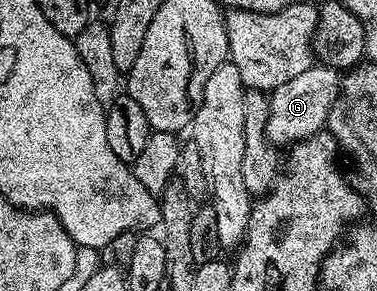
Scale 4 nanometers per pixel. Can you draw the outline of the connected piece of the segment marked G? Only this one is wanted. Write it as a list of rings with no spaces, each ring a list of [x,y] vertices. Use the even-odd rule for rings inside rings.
[[[315,62],[309,70],[277,86],[270,93],[270,122],[267,136],[271,143],[290,146],[315,133],[324,131],[331,107],[341,95],[341,72],[338,68],[328,68],[322,62]]]

